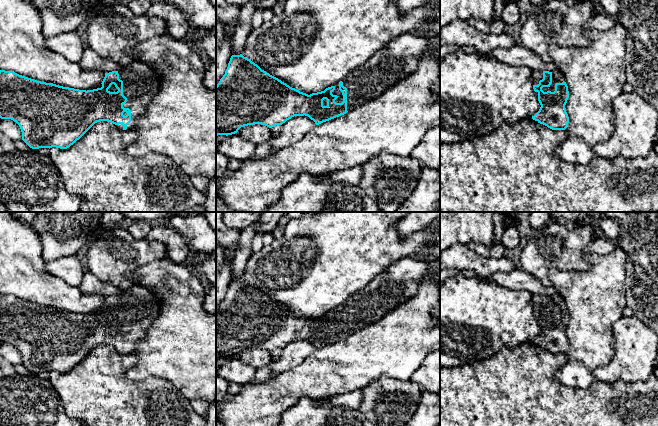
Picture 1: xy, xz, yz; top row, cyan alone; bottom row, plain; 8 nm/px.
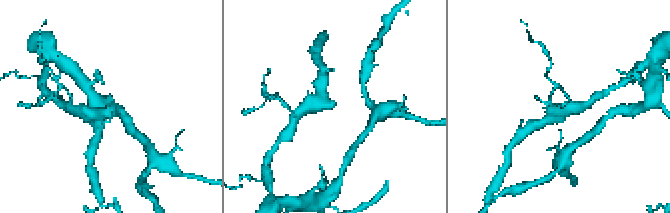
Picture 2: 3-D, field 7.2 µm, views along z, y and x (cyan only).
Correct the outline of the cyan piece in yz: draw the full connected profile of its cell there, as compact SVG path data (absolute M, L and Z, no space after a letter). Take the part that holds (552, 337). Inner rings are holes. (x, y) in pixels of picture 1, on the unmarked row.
M532 294L531 305L541 329L532 343L552 354L565 354L569 347L565 332L569 315L562 297Z

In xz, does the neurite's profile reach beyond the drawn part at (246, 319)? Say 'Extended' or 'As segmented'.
Extended

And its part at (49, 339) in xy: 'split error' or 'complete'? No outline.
split error

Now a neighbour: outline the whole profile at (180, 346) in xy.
M169 259L151 261L133 276L137 286L155 289L161 301L161 309L155 321L147 329L146 338L136 349L137 362L127 372L132 381L148 377L159 377L171 382L189 401L203 399L213 403L216 400L216 313L208 313L204 308L206 284L188 264L175 264Z

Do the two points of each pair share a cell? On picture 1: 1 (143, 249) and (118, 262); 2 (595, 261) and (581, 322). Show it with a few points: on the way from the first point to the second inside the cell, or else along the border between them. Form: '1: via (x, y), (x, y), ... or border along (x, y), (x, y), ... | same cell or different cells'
1: via (137, 253), (124, 256) | same cell
2: via (595, 276), (595, 301), (593, 307) | same cell

